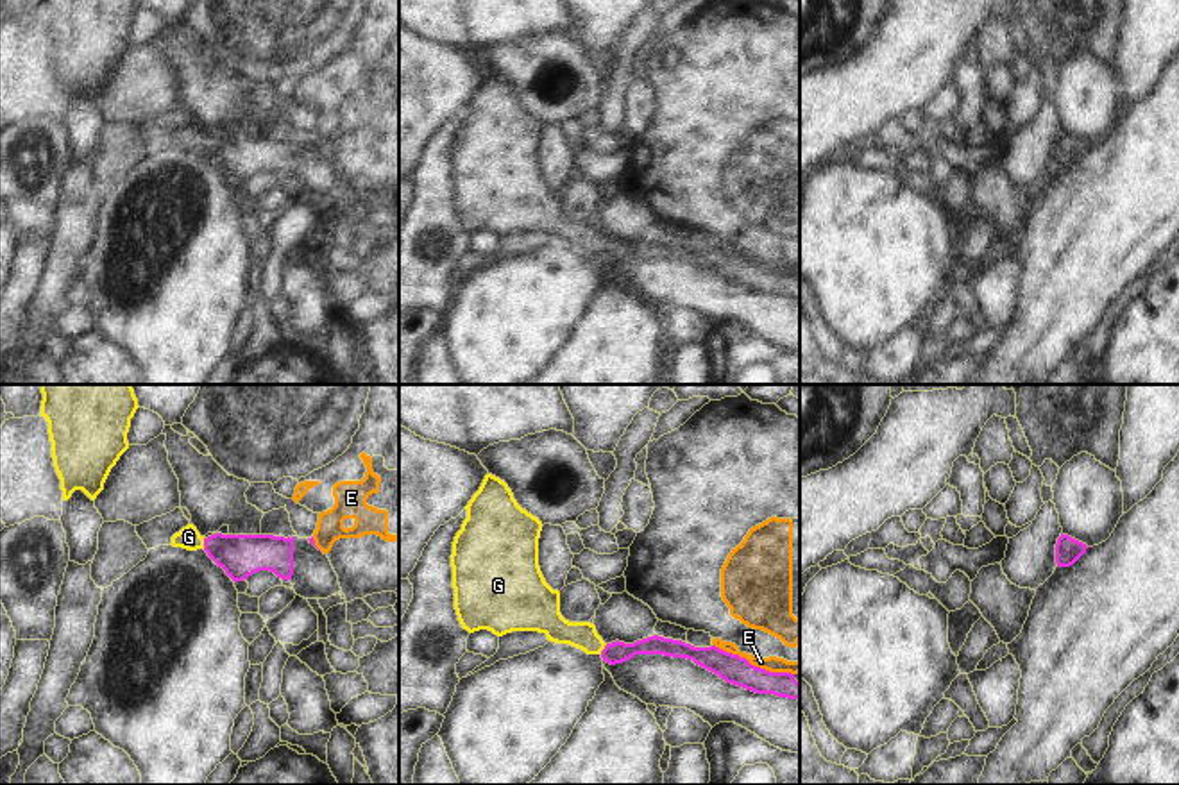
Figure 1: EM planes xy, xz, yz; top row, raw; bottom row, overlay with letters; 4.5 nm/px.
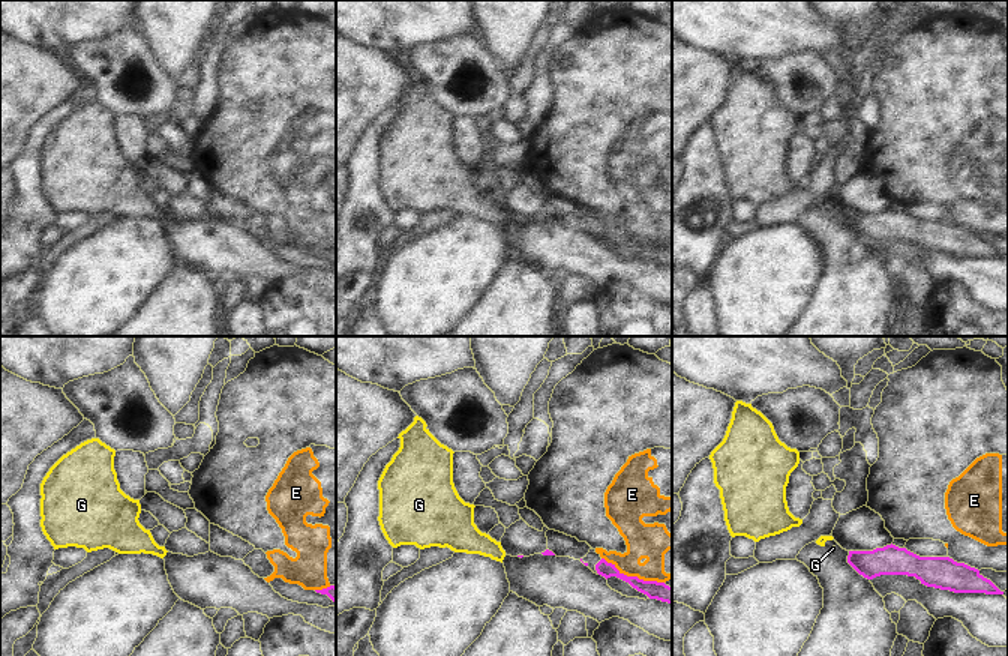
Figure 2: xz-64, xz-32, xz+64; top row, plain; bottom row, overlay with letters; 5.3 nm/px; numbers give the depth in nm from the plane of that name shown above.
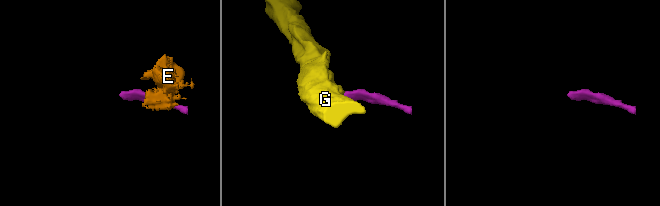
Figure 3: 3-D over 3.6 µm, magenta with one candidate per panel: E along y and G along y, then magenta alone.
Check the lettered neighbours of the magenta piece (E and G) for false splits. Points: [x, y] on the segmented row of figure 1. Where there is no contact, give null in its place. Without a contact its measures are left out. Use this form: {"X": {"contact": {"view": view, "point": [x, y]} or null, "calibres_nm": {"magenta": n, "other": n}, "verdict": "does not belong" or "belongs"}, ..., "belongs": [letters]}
{"E": {"contact": {"view": "xz", "point": [754, 666]}, "calibres_nm": {"magenta": 130, "other": 70}, "verdict": "does not belong"}, "G": {"contact": {"view": "xy", "point": [204, 544]}, "calibres_nm": {"magenta": 190, "other": 100}, "verdict": "belongs"}, "belongs": ["G"]}

